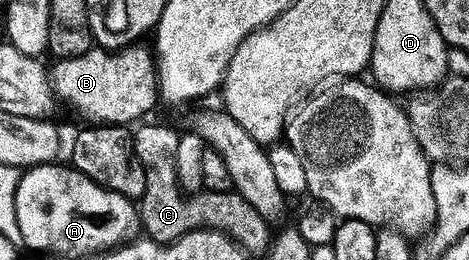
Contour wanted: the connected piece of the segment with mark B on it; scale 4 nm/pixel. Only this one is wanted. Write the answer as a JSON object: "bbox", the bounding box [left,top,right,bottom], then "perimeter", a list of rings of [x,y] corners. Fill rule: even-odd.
{"bbox":[50,46,160,127],"perimeter":[[[98,46],[89,54],[72,60],[60,60],[50,73],[56,97],[75,108],[93,126],[128,127],[142,121],[160,103],[157,57],[150,47],[132,46],[121,52],[108,52]]]}

